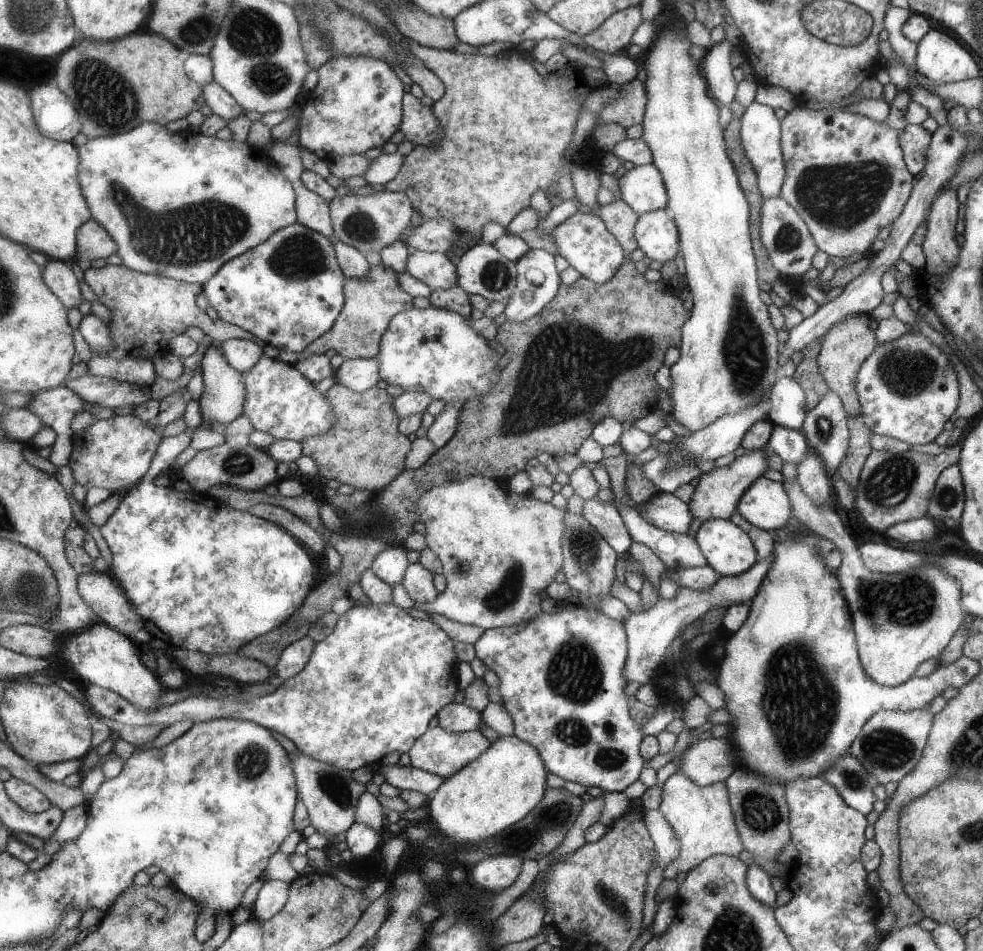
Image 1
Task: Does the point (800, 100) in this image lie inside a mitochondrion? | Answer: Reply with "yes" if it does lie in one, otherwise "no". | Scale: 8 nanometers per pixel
no

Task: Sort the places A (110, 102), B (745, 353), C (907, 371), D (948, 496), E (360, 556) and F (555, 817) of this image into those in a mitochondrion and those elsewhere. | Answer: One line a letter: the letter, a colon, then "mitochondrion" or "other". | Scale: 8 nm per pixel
A: mitochondrion
B: mitochondrion
C: mitochondrion
D: mitochondrion
E: mitochondrion
F: mitochondrion

